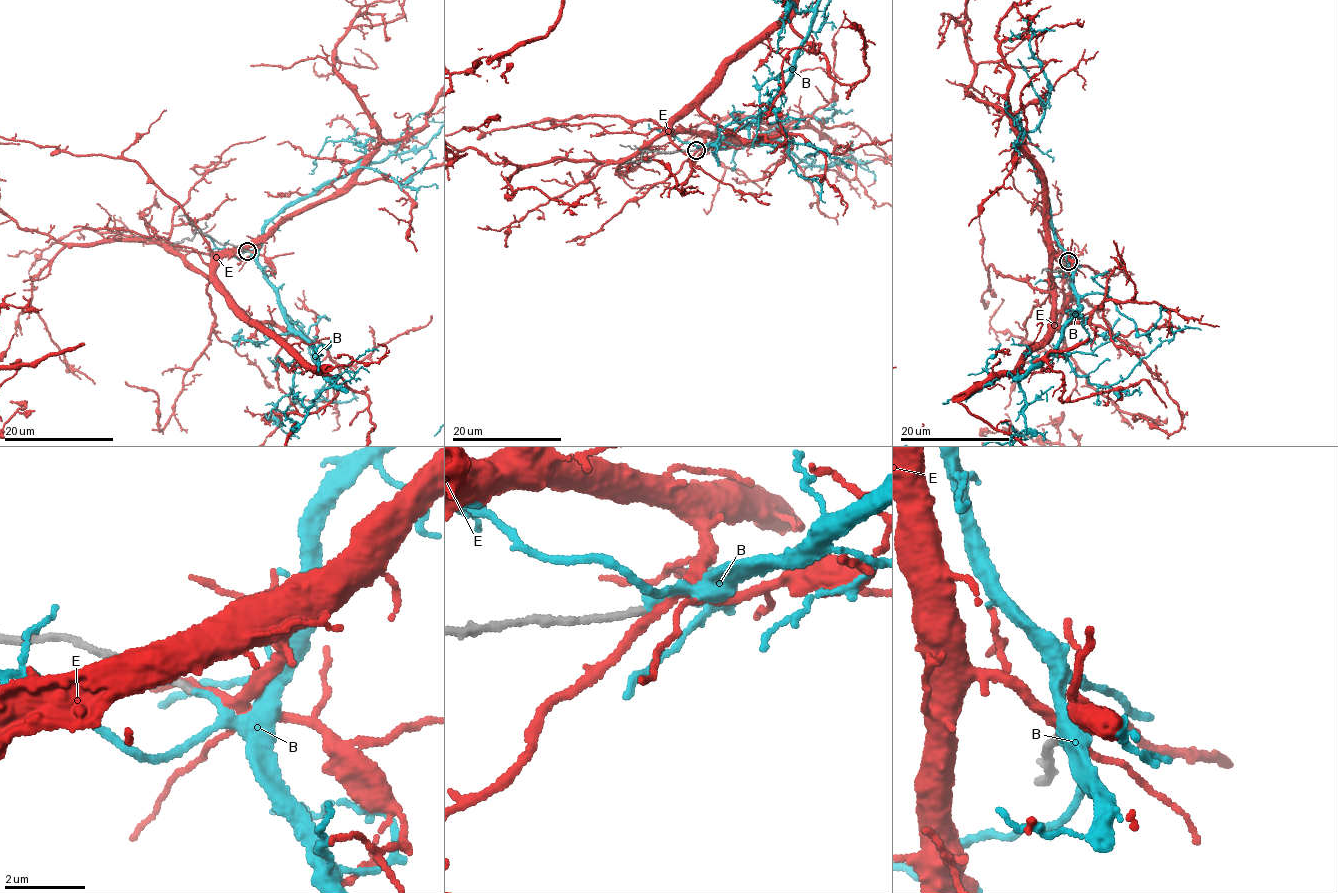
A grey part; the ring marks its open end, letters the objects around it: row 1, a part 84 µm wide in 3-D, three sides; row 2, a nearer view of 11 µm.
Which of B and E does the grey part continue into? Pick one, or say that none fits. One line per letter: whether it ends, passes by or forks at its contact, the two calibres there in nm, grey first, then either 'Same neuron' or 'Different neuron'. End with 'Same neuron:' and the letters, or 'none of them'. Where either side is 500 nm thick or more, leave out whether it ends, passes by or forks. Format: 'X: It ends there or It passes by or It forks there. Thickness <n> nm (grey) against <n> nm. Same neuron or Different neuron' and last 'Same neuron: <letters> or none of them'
B: It ends there. Thickness 170 nm (grey) against 160 nm. Same neuron
E: It passes by. Thickness 170 nm (grey) against 240 nm. Different neuron
Same neuron: B

